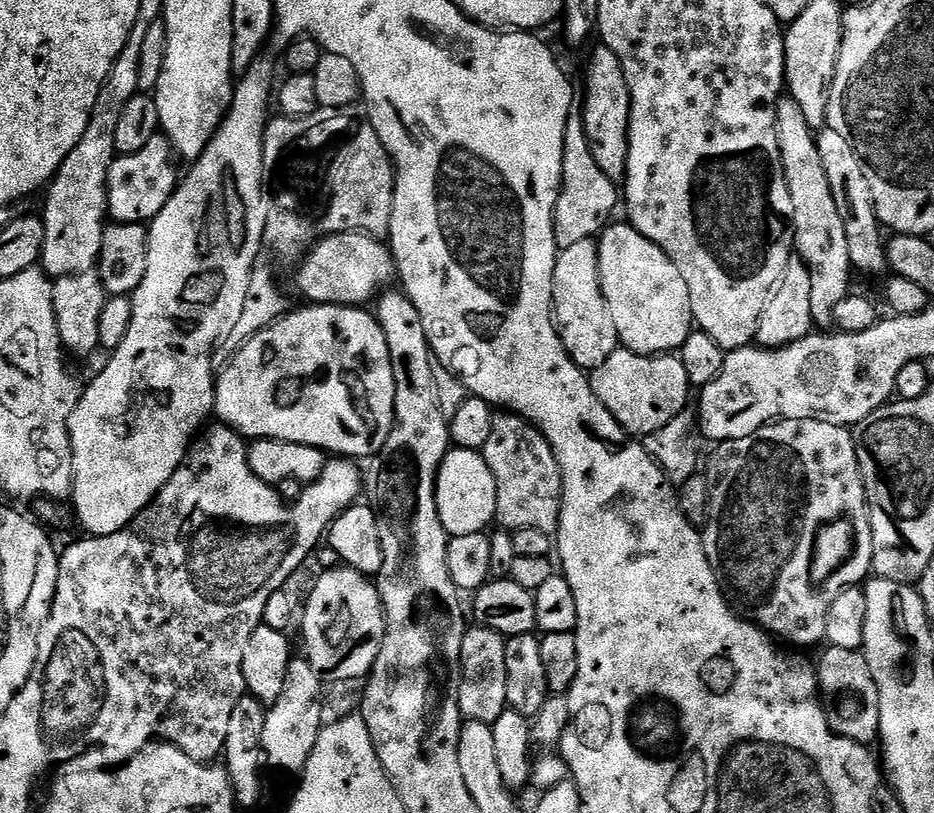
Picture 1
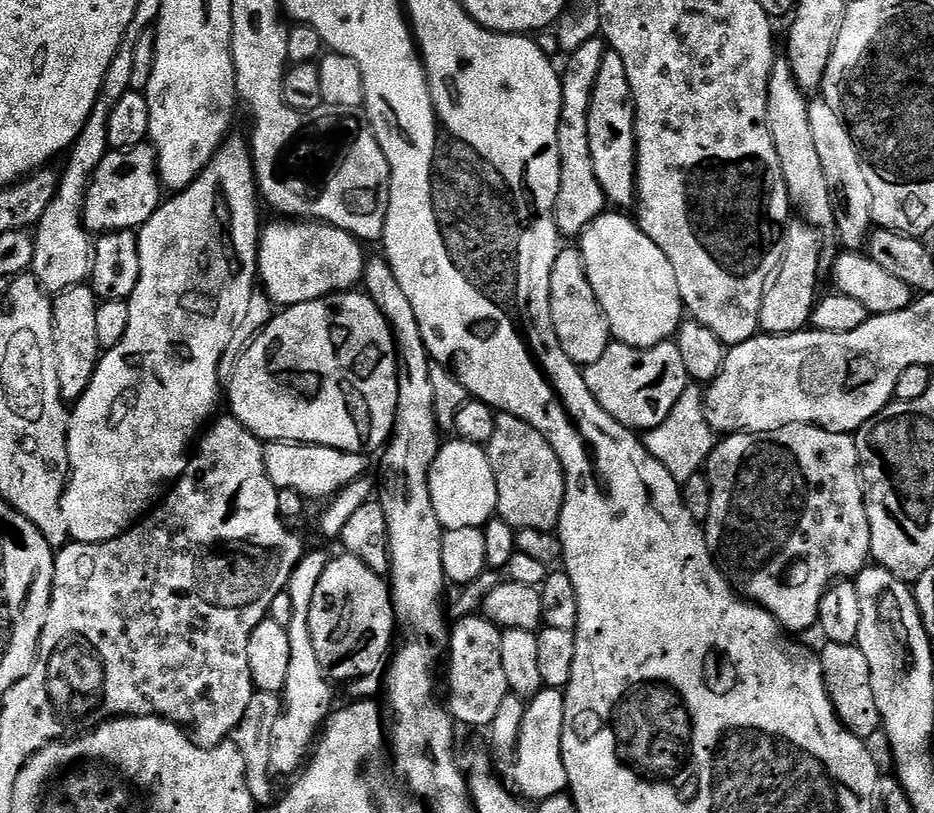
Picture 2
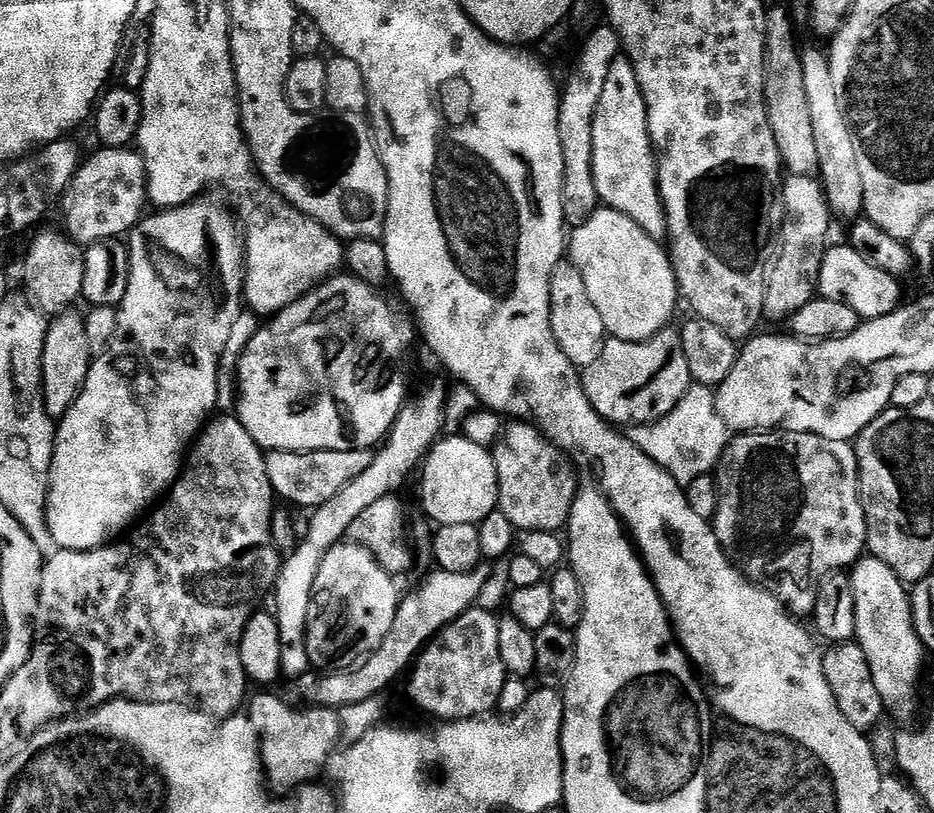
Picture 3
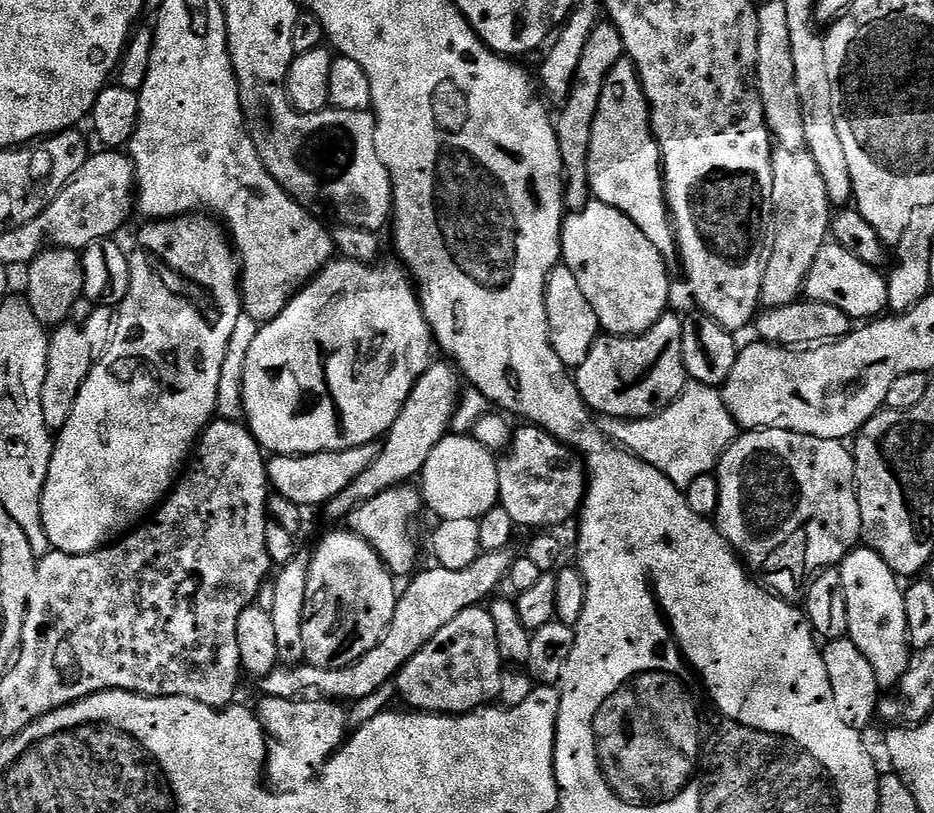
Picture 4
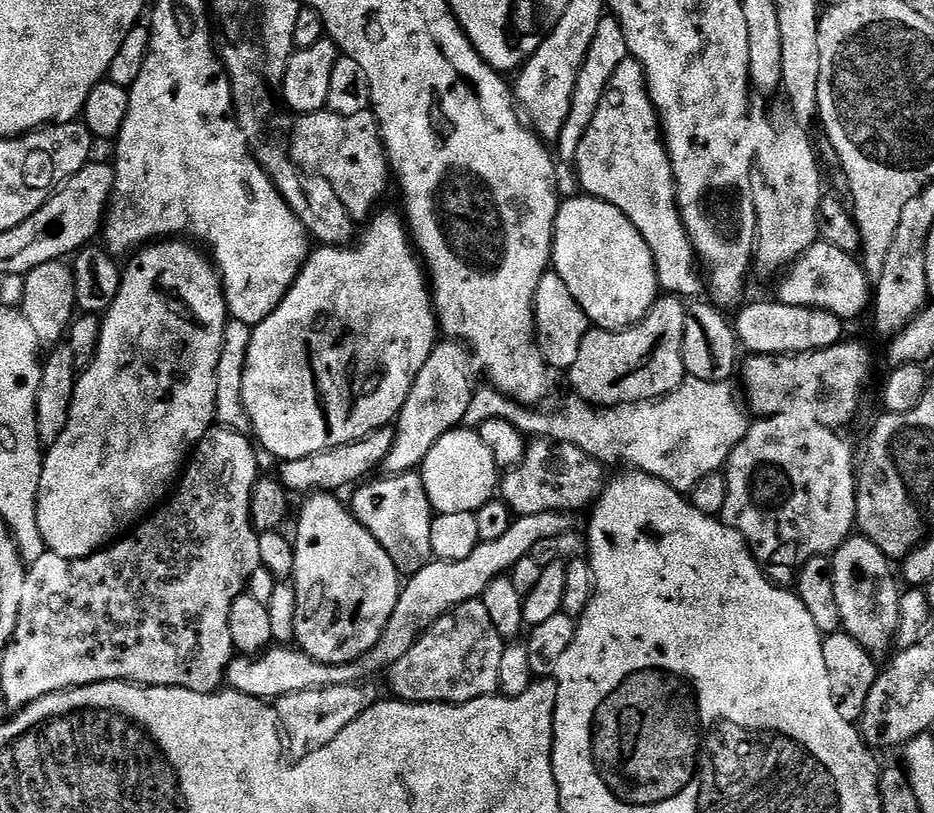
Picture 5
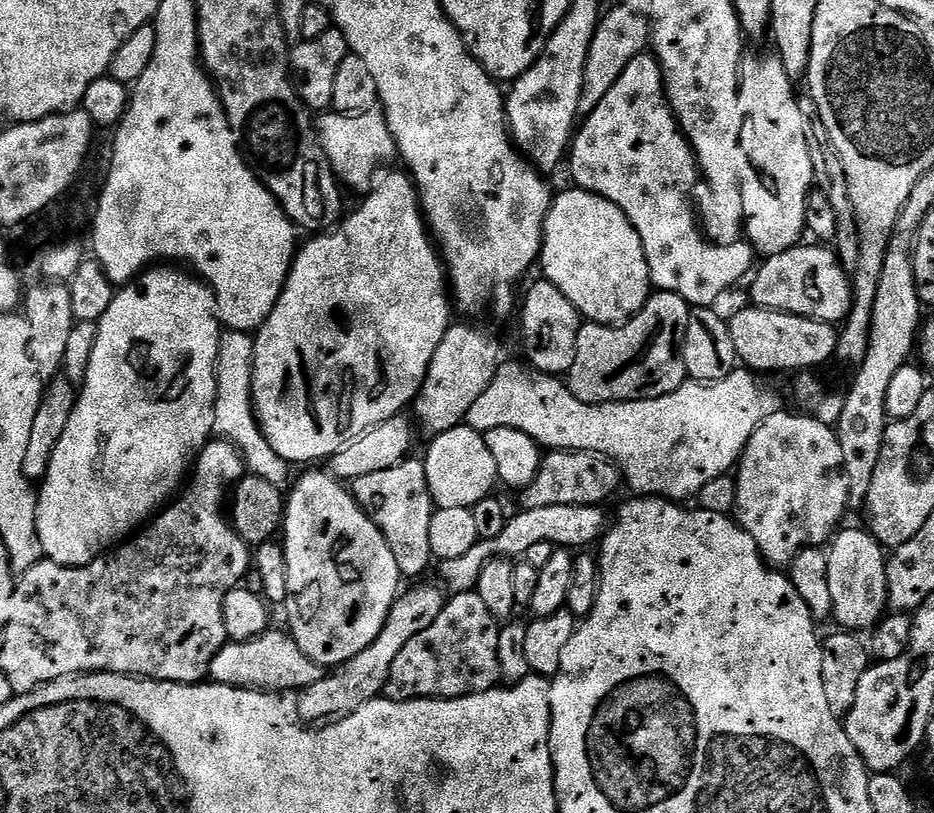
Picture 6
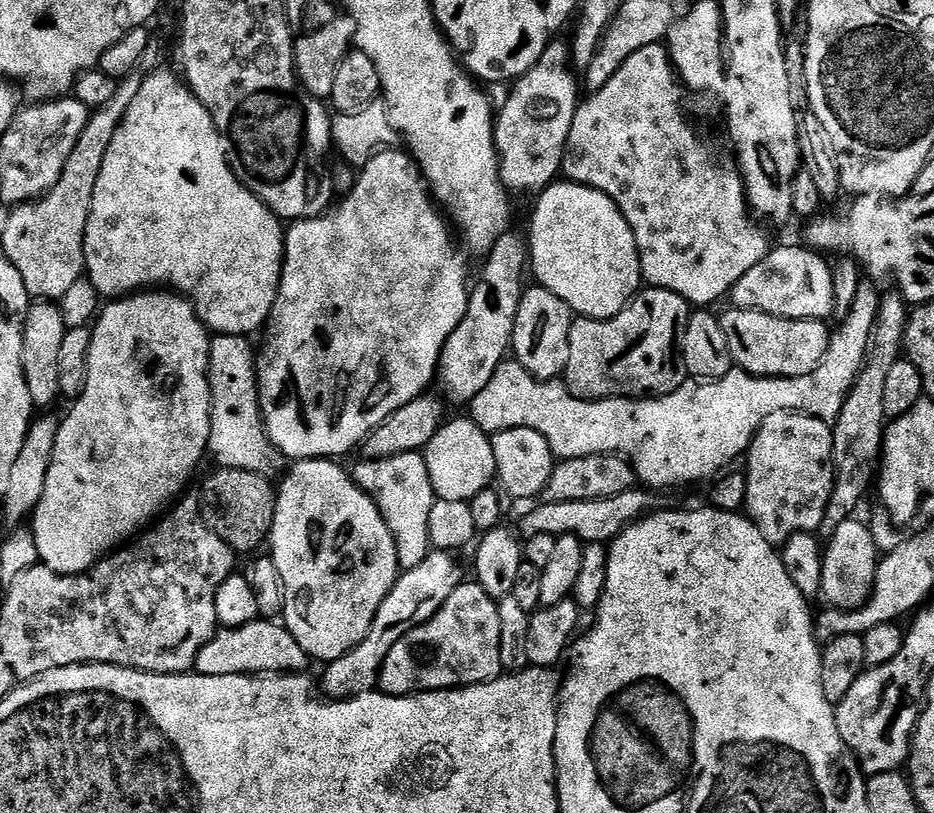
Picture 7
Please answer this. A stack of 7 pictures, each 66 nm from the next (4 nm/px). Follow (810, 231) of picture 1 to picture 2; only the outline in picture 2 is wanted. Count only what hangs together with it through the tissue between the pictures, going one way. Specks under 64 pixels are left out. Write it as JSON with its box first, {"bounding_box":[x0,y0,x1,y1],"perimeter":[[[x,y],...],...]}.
{"bounding_box":[768,58,836,230],"perimeter":[[[784,58],[777,59],[772,68],[768,87],[768,122],[782,162],[782,178],[786,178],[793,201],[804,207],[803,217],[817,230],[835,229],[836,211],[832,208],[832,195],[826,186],[826,174],[822,174],[818,146],[814,146],[814,130],[810,128],[810,100]]]}

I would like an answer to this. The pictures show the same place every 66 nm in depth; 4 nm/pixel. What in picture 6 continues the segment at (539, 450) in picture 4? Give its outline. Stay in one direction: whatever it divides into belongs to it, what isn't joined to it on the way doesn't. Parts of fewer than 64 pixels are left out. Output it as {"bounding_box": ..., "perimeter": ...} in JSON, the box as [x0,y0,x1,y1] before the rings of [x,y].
{"bounding_box":[523,450,622,508],"perimeter":[[[548,450],[543,453],[537,473],[527,488],[523,489],[525,508],[538,506],[603,505],[622,488],[622,473],[615,460],[597,452],[562,452]]]}

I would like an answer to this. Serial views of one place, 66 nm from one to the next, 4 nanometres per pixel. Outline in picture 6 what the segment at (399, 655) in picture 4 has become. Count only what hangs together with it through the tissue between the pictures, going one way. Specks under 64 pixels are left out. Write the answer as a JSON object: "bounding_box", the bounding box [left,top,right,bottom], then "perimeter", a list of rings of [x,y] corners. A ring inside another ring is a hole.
{"bounding_box":[208,504,610,692],"perimeter":[[[587,504],[586,506],[538,506],[537,508],[521,507],[520,512],[513,511],[508,518],[508,525],[502,529],[498,538],[479,540],[470,546],[462,558],[450,558],[439,561],[440,576],[445,580],[453,593],[470,592],[475,589],[483,568],[496,557],[524,558],[538,542],[550,542],[564,550],[584,550],[595,545],[609,527],[610,520],[604,517],[603,507]],[[269,630],[249,640],[233,640],[225,644],[222,650],[210,662],[208,676],[217,684],[231,688],[254,688],[269,692],[299,690],[314,686],[326,674],[324,665],[306,658],[298,642],[284,630]]]}

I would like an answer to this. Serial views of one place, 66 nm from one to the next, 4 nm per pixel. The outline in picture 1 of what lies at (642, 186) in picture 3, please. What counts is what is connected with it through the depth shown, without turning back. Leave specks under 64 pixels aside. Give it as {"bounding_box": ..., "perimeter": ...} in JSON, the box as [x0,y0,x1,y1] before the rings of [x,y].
{"bounding_box":[584,46,630,182],"perimeter":[[[597,46],[588,68],[588,86],[584,90],[584,129],[590,142],[590,154],[606,178],[617,182],[628,175],[628,127],[630,126],[630,94],[626,78],[614,50]]]}

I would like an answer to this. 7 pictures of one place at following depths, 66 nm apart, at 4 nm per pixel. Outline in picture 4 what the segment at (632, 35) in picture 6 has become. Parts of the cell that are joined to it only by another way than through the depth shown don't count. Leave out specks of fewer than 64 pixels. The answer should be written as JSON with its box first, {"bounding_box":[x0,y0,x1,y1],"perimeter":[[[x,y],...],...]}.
{"bounding_box":[555,22,625,213],"perimeter":[[[610,22],[596,25],[590,34],[590,42],[586,42],[586,50],[582,50],[582,58],[578,62],[576,77],[572,80],[572,89],[567,100],[563,101],[560,117],[555,117],[558,150],[562,154],[564,167],[564,207],[569,213],[580,212],[590,203],[588,186],[588,155],[590,154],[590,134],[594,130],[594,118],[598,110],[598,98],[602,98],[602,86],[610,74],[610,70],[625,55],[624,43],[618,30]]]}

